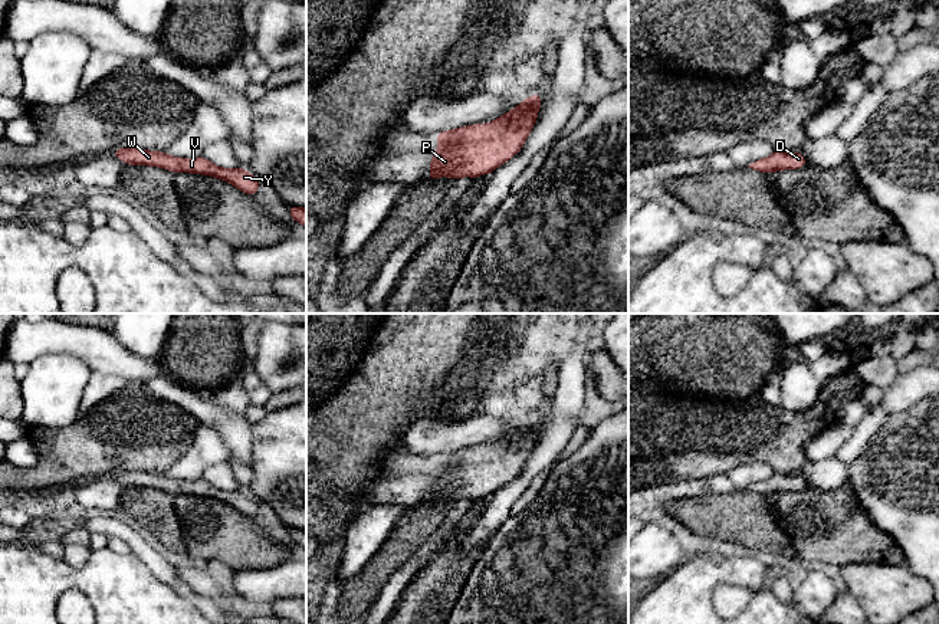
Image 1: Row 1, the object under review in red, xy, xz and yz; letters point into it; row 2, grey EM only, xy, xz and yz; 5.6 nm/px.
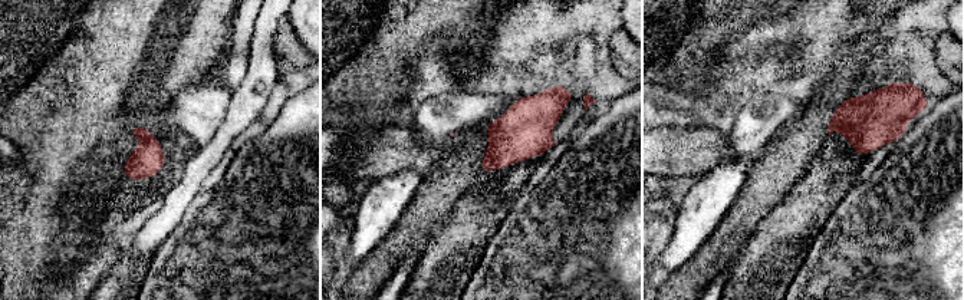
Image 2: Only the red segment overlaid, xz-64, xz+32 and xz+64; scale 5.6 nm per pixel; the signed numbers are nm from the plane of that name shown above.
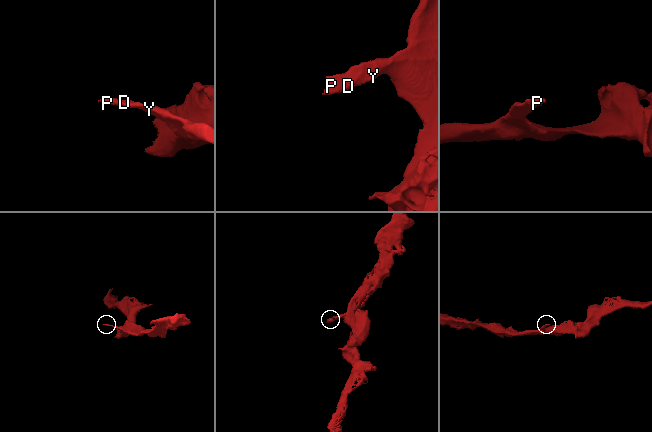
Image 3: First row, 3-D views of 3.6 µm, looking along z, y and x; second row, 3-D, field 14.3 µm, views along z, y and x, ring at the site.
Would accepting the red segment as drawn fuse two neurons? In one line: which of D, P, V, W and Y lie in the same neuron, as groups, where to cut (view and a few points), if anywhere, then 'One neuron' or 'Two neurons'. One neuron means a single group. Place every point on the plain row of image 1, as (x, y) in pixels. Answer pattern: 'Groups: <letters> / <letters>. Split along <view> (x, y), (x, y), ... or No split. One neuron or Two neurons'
Groups: D P V W Y. No split. One neuron

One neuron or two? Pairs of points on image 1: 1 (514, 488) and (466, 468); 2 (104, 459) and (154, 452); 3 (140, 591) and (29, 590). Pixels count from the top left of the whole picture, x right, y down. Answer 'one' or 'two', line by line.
1: two
2: one
3: one

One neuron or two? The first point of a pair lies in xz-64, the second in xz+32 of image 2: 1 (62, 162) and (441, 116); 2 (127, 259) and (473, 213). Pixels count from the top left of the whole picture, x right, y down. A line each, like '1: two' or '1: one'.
1: two
2: one

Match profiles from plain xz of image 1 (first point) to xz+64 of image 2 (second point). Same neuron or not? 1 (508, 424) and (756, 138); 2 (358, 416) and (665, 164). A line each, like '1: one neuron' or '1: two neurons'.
1: one neuron
2: two neurons

